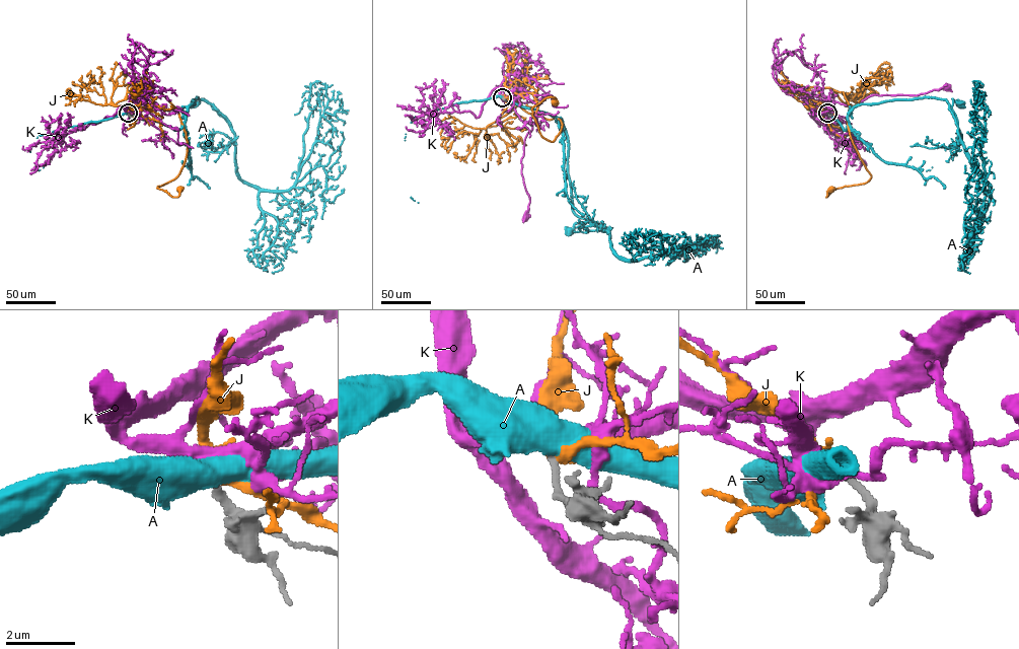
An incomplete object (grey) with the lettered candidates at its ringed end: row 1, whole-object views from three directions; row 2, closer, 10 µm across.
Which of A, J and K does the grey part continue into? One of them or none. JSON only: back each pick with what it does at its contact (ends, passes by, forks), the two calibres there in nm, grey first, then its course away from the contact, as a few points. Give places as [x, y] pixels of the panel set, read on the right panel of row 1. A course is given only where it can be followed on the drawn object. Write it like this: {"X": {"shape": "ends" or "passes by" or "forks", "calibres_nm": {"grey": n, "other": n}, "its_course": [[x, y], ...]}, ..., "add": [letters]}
{"K": {"shape": "passes by", "calibres_nm": {"grey": 170, "other": 360}, "its_course": [[827, 113], [835, 101], [855, 107], [874, 94], [918, 95], [946, 86]]}, "add": ["K"]}

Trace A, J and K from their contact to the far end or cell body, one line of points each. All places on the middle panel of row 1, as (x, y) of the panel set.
A: (502, 97), (548, 113), (563, 125), (573, 211), (604, 228), (586, 222), (569, 230)
J: (502, 97), (517, 89), (524, 110), (560, 120), (551, 141), (531, 109), (547, 97), (554, 101)
K: (502, 97), (521, 120), (532, 127), (526, 136), (521, 159), (521, 174), (529, 199), (526, 216)

